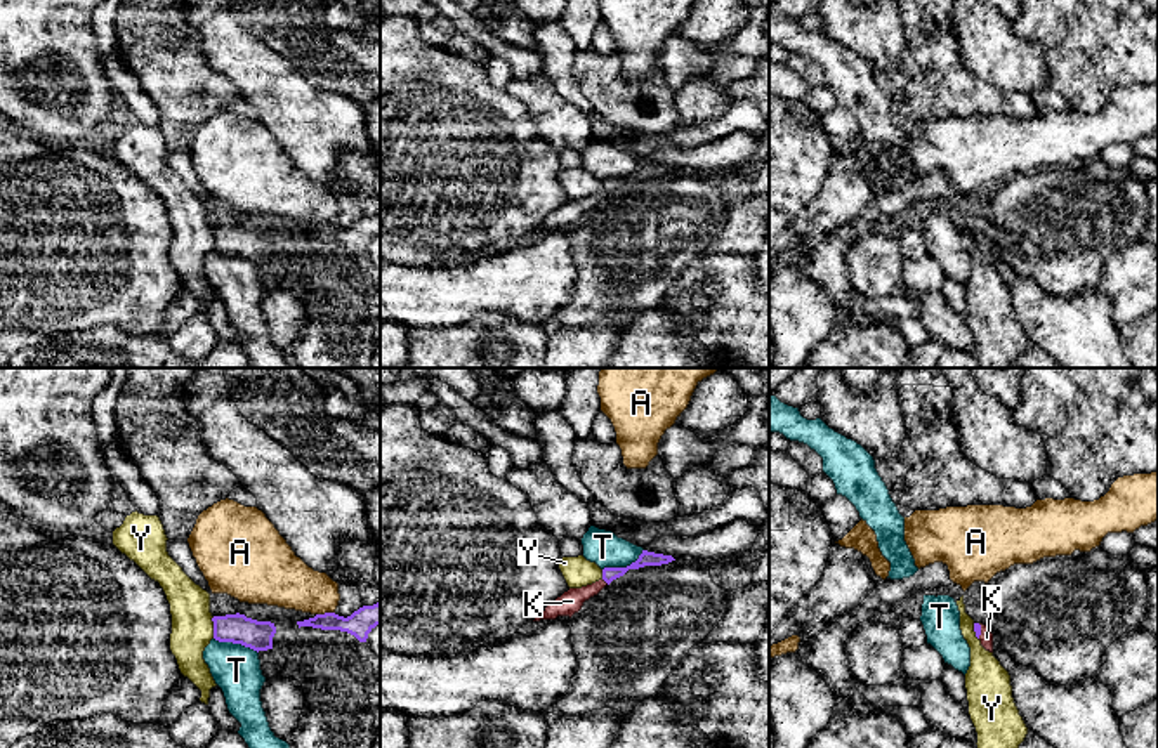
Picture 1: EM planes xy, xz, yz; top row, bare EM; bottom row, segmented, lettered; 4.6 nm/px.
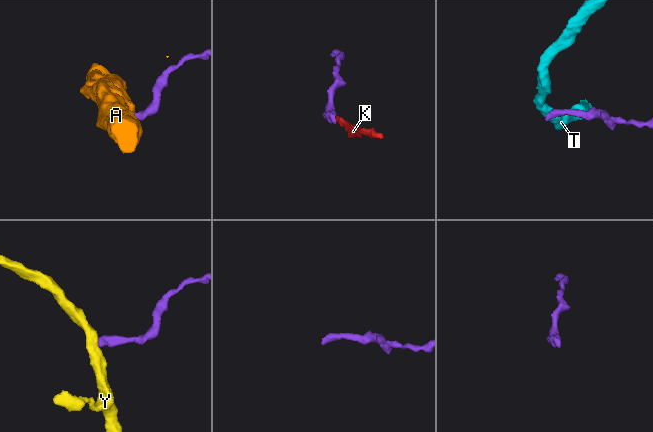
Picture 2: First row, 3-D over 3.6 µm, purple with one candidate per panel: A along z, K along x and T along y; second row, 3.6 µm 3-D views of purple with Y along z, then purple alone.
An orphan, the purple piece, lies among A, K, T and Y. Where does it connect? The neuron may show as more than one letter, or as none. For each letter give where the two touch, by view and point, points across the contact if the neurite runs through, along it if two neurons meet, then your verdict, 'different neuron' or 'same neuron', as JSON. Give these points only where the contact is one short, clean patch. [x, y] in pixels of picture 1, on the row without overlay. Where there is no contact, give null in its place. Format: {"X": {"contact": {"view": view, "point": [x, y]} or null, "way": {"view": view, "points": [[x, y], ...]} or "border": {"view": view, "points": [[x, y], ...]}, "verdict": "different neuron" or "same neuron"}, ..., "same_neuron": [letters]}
{"A": {"contact": {"view": "xy", "point": [325, 224]}, "border": {"view": "xy", "points": [[334, 223], [316, 226]]}, "verdict": "different neuron"}, "K": {"contact": {"view": "xz", "point": [606, 193]}, "way": {"view": "xz", "points": [[646, 169], [617, 183], [606, 193], [572, 212]]}, "verdict": "same neuron"}, "T": {"contact": {"view": "xy", "point": [236, 254]}, "border": {"view": "xy", "points": [[214, 249], [224, 254], [240, 254], [257, 264]]}, "verdict": "different neuron"}, "Y": {"contact": {"view": "xy", "point": [214, 238]}, "border": {"view": "xy", "points": [[214, 228], [212, 249]]}, "verdict": "different neuron"}, "same_neuron": ["K"]}

